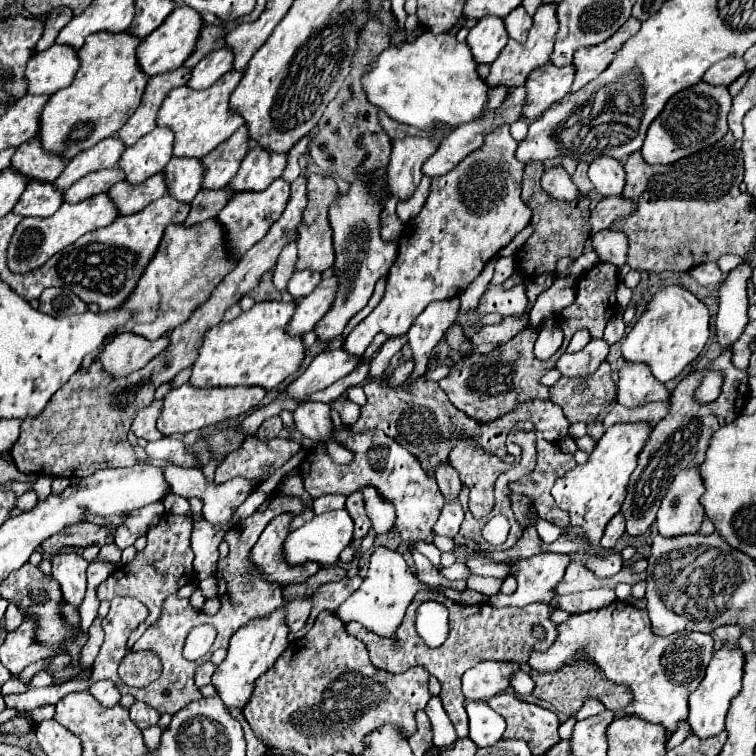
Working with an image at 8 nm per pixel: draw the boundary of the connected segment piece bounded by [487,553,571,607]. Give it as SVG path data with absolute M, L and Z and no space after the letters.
M539 553L531 559L523 559L517 563L511 563L509 567L515 567L515 579L519 583L517 591L513 595L497 595L491 597L487 603L493 607L525 607L529 603L547 603L555 597L555 585L561 581L565 567L569 565L567 555L557 553Z

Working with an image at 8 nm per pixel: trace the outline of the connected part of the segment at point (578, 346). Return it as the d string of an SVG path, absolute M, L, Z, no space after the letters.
M581 329L581 331L577 331L573 337L571 337L571 343L569 343L569 347L567 347L567 351L569 353L575 353L575 351L581 351L587 343L591 341L591 335L589 335L589 331L587 329Z

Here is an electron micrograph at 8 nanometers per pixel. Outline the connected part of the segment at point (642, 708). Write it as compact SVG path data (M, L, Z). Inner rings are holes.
M613 601L611 605L607 605L603 609L571 615L565 623L557 625L557 639L553 641L553 645L547 651L531 651L529 667L537 669L537 671L557 671L561 667L561 663L571 661L575 655L591 657L605 671L607 679L611 679L615 683L623 683L633 691L631 705L625 711L623 711L624 709L615 711L615 719L623 717L623 715L635 715L649 723L663 725L669 733L675 733L679 723L687 721L689 695L695 691L695 687L705 677L705 667L713 655L713 637L705 635L705 633L689 633L689 631L673 633L669 637L659 637L651 631L647 611L639 611L625 601Z

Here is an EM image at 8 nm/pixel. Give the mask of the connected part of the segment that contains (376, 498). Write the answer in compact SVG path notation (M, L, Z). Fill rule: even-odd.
M365 487L361 493L365 495L365 507L369 511L369 517L377 535L389 531L395 523L393 503L387 503L385 499L381 499L381 495L373 487Z

